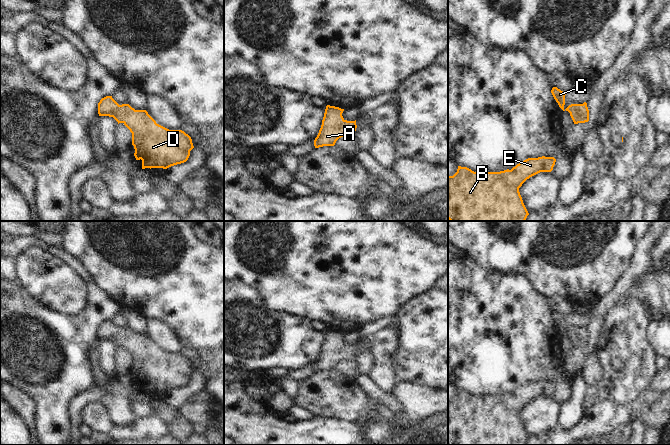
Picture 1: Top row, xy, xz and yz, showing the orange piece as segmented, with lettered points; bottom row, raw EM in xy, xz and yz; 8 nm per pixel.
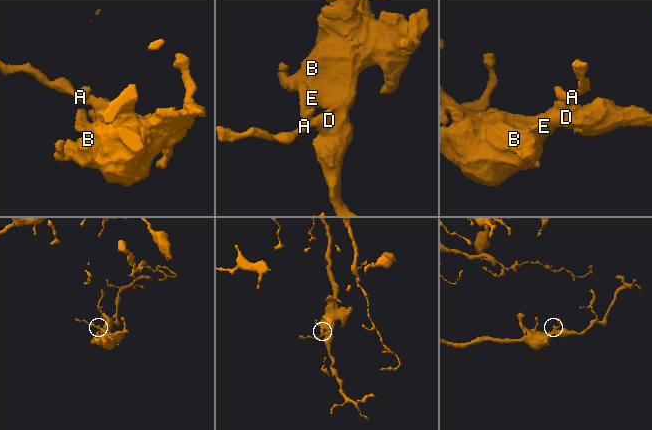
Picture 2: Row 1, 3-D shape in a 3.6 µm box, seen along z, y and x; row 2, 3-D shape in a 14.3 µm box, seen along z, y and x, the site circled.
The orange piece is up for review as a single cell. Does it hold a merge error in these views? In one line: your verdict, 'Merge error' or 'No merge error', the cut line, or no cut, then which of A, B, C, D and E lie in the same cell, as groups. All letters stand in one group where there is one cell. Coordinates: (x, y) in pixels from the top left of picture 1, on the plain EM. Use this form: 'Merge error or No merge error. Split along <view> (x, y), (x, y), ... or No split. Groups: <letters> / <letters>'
No merge error. No split. Groups: A B C D E

